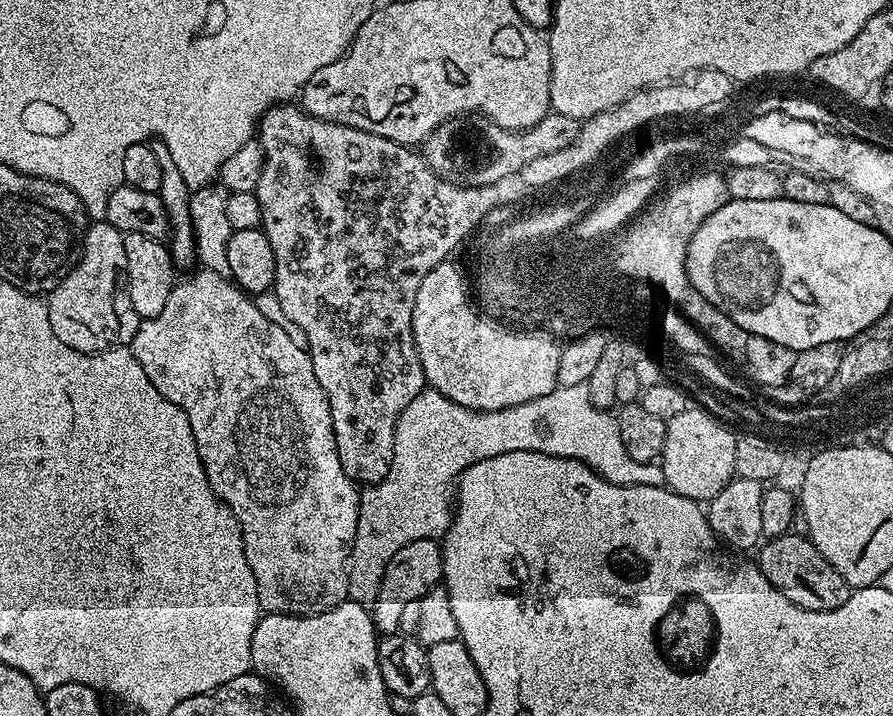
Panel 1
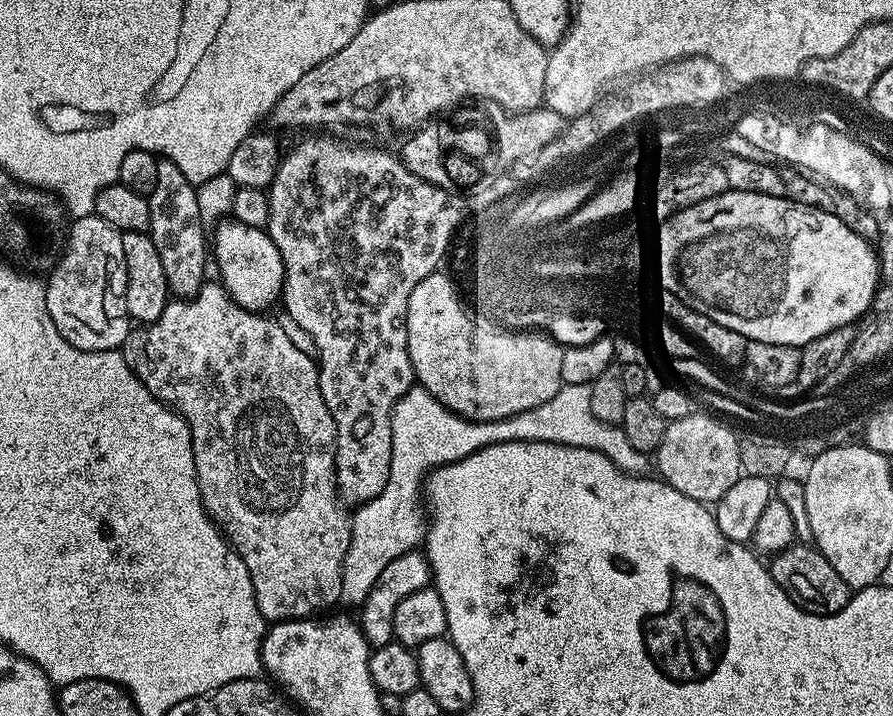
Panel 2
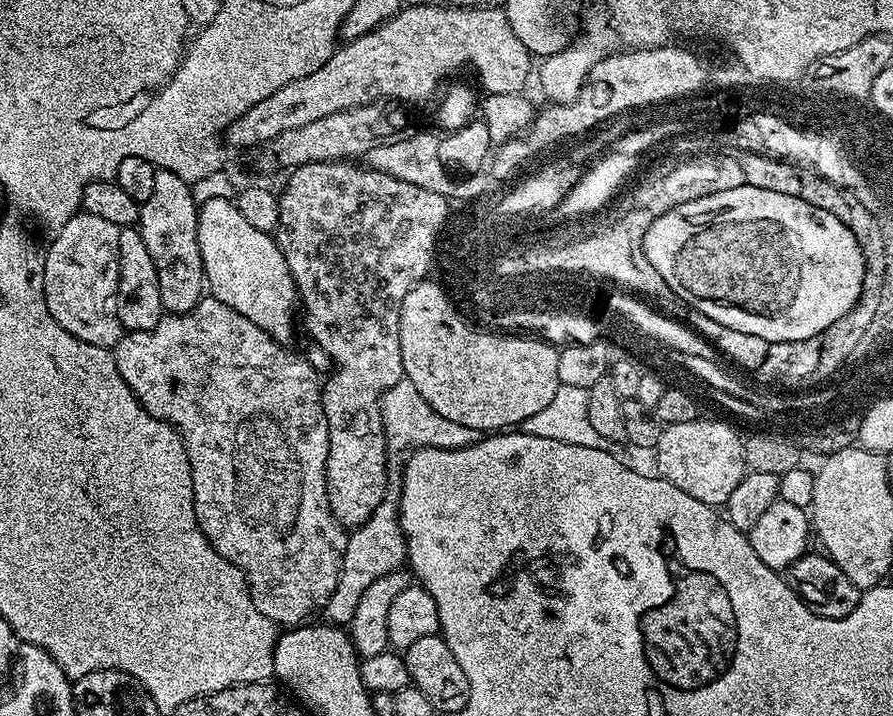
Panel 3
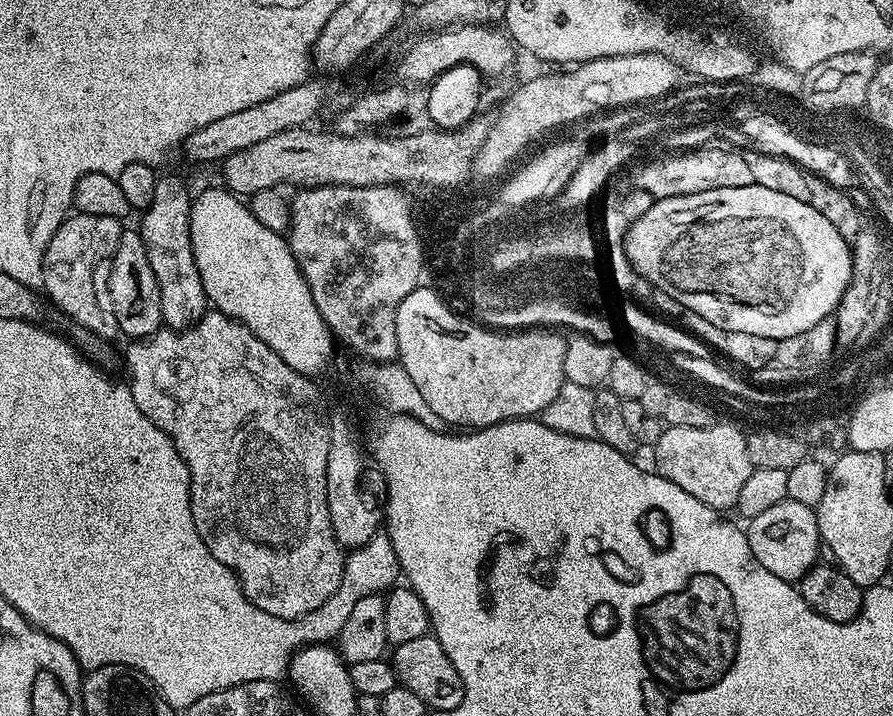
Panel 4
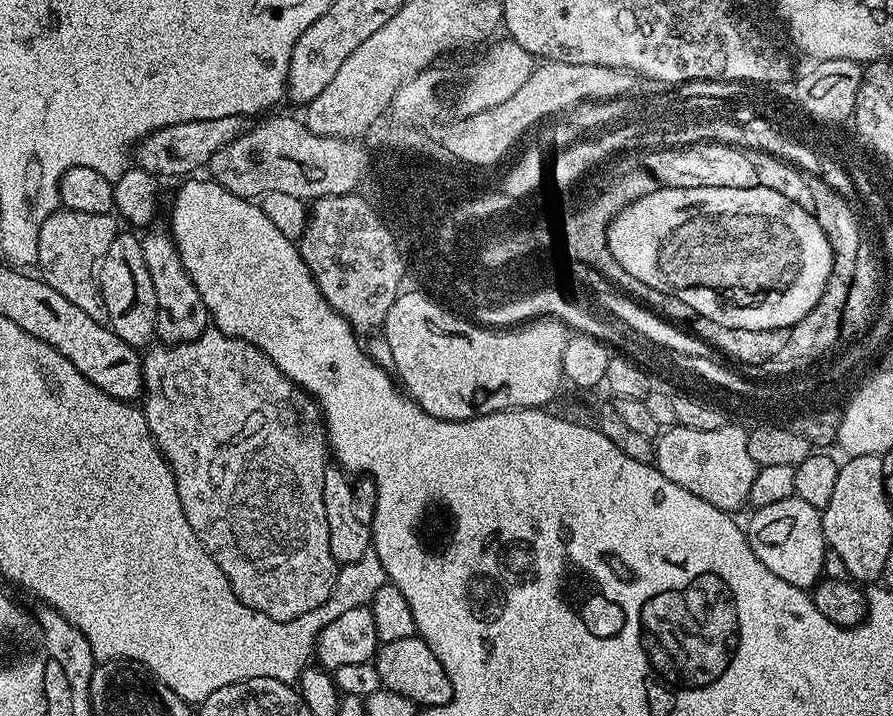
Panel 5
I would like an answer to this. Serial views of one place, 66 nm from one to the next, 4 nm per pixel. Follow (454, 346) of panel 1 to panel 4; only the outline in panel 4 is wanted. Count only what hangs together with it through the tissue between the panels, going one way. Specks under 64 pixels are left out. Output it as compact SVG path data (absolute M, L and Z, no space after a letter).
M417 286L413 292L402 298L402 306L396 311L396 337L398 363L410 374L418 394L426 398L426 406L438 414L438 418L448 426L460 430L475 430L503 420L522 420L543 413L558 390L566 382L564 379L564 355L566 340L556 330L493 330L465 318L452 311L440 293L431 287Z

